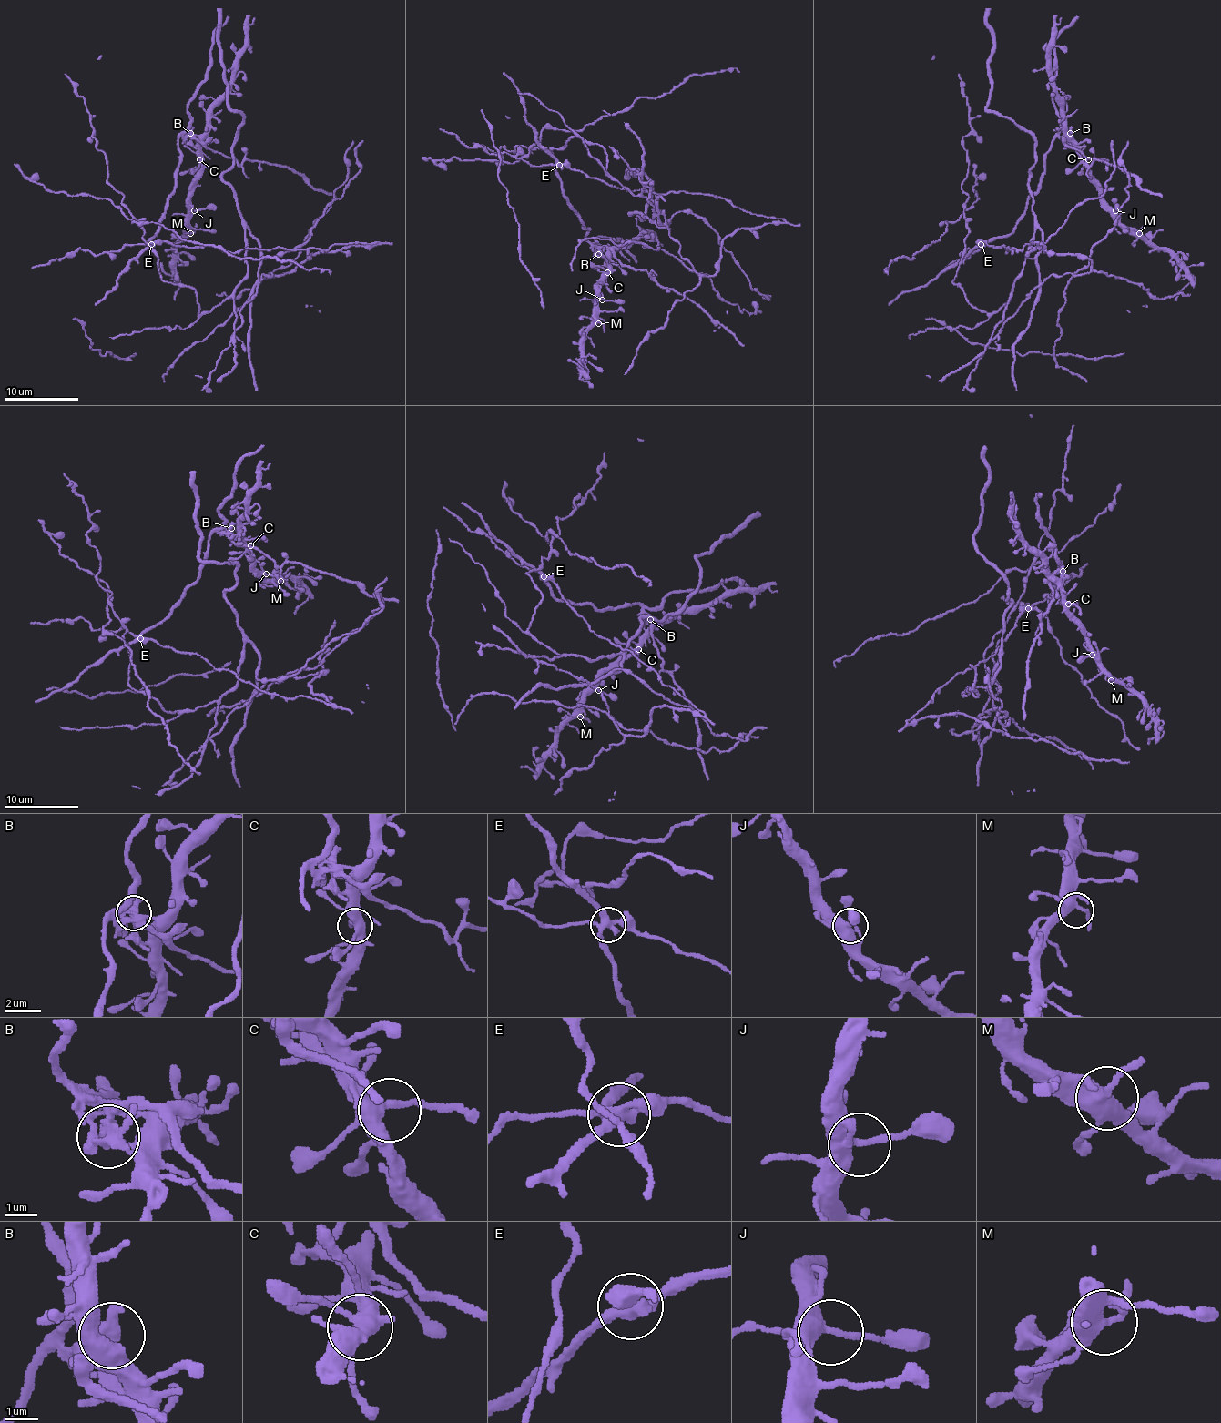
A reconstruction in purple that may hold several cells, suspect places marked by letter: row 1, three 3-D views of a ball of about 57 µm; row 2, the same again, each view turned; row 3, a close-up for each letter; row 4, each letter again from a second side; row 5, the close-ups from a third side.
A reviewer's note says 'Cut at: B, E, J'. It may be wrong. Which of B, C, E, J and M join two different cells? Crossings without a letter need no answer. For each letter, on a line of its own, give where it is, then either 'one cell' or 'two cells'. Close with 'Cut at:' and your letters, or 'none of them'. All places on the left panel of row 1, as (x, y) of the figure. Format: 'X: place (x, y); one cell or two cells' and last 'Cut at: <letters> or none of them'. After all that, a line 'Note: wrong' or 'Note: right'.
B: place (190, 133); two cells
C: place (199, 159); one cell
E: place (151, 244); two cells
J: place (194, 210); one cell
M: place (190, 233); one cell
Cut at: B, E
Note: wrong

